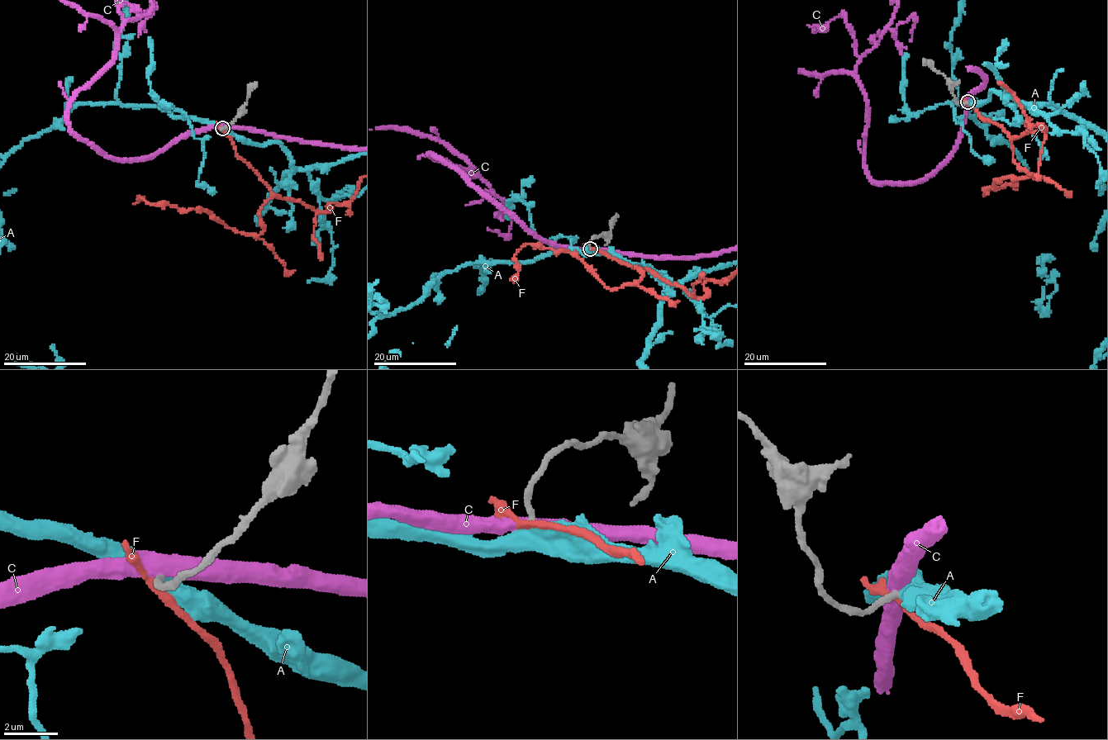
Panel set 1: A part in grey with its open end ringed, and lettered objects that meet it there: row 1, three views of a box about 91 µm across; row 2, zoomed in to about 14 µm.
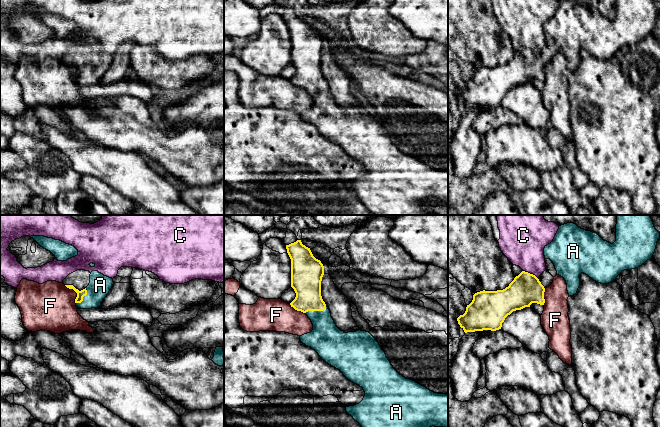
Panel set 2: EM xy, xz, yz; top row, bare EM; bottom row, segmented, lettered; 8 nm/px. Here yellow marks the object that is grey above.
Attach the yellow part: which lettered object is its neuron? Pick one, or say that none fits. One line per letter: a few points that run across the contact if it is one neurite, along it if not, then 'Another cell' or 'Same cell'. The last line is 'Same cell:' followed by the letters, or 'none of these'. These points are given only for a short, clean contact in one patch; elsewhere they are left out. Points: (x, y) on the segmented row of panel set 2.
A: Line: xz (306, 281), (308, 300), (316, 310), (323, 323), (326, 338). Same cell
C: Line: yz (523, 270), (532, 273), (537, 278). Another cell
F: Line: xy (64, 285), (76, 293), (75, 303). Another cell
Same cell: A

